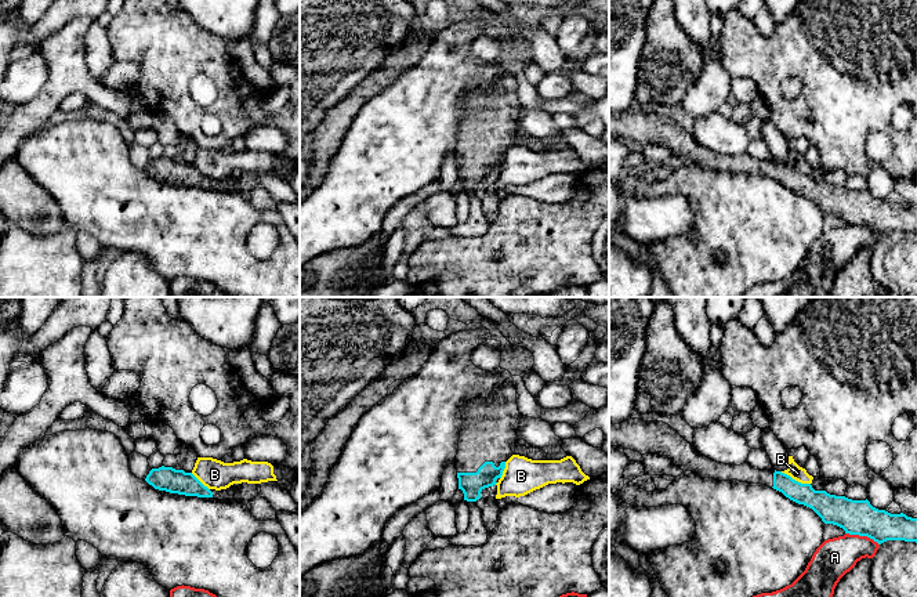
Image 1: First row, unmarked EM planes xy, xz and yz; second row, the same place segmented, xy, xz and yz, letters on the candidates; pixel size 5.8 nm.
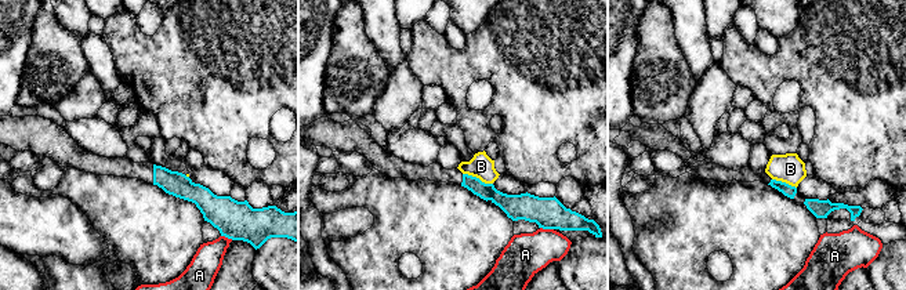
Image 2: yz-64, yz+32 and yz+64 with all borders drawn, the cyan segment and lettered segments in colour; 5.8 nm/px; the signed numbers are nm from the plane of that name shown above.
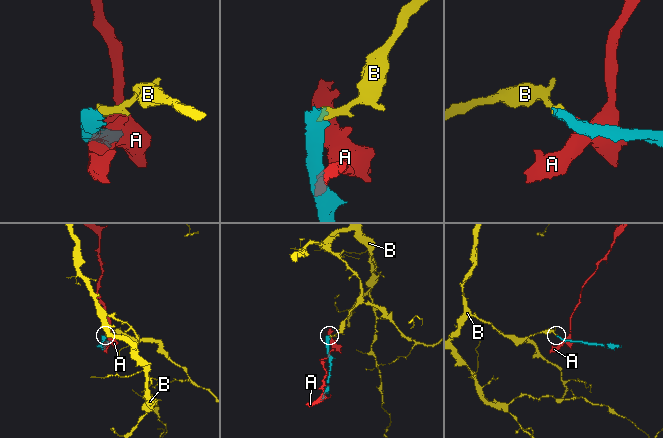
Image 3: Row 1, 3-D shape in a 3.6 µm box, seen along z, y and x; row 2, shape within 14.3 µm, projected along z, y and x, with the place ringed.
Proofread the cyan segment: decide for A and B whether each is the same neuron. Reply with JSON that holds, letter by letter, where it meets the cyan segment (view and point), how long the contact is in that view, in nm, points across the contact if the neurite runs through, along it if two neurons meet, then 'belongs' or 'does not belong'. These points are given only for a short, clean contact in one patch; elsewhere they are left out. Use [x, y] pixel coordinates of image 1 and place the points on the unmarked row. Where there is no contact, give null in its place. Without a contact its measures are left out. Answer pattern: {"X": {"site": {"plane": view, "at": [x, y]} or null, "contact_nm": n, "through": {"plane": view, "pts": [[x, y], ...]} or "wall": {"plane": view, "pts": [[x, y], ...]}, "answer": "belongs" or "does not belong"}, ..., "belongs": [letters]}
{"A": {"site": {"plane": "yz", "at": [862, 225]}, "contact_nm": 220, "wall": {"plane": "yz", "pts": [[845, 223], [866, 225], [879, 235]]}, "answer": "does not belong"}, "B": {"site": {"plane": "yz", "at": [794, 170]}, "contact_nm": 190, "wall": {"plane": "yz", "pts": [[780, 162], [809, 174]]}, "answer": "does not belong"}, "belongs": []}

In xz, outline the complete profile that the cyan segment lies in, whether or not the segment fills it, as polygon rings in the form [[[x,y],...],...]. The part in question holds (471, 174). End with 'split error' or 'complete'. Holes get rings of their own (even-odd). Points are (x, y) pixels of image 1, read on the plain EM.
[[[514,69],[494,79],[488,88],[472,88],[460,97],[463,116],[460,120],[458,140],[456,145],[456,159],[458,180],[464,184],[464,191],[476,192],[485,178],[496,176],[501,169],[505,152],[514,145],[510,135],[518,133],[514,115],[521,106],[517,94],[517,80]]] | split error

